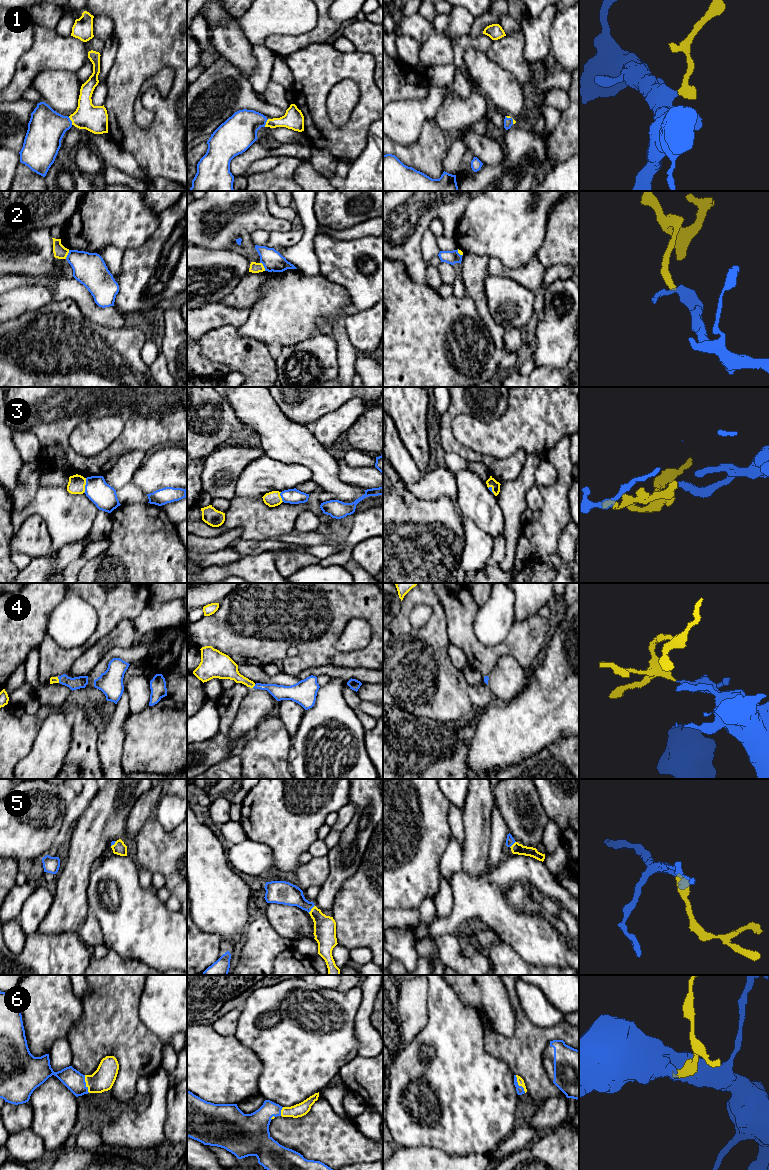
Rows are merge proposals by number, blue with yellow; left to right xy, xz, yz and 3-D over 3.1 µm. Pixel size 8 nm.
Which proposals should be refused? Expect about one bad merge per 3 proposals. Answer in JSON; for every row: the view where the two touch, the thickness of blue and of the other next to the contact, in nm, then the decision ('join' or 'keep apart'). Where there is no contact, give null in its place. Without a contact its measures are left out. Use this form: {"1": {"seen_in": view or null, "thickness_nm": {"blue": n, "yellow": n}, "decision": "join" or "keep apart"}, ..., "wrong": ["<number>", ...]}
{"1": {"seen_in": "xy", "thickness_nm": {"blue": 300, "yellow": 200}, "decision": "join"}, "2": {"seen_in": "xz", "thickness_nm": {"blue": 170, "yellow": 80}, "decision": "keep apart"}, "3": {"seen_in": "xy", "thickness_nm": {"blue": 200, "yellow": 140}, "decision": "keep apart"}, "4": {"seen_in": "xz", "thickness_nm": {"blue": 130, "yellow": 160}, "decision": "join"}, "5": {"seen_in": "xz", "thickness_nm": {"blue": 180, "yellow": 180}, "decision": "join"}, "6": {"seen_in": "yz", "thickness_nm": {"blue": 60, "yellow": 50}, "decision": "join"}, "wrong": ["2", "3"]}

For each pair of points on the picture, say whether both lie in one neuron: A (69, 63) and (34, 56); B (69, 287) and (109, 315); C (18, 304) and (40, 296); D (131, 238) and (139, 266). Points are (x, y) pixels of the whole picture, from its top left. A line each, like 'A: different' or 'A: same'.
A: same
B: same
C: same
D: different

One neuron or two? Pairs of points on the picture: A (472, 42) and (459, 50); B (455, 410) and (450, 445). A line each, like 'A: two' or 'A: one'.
A: one
B: one

